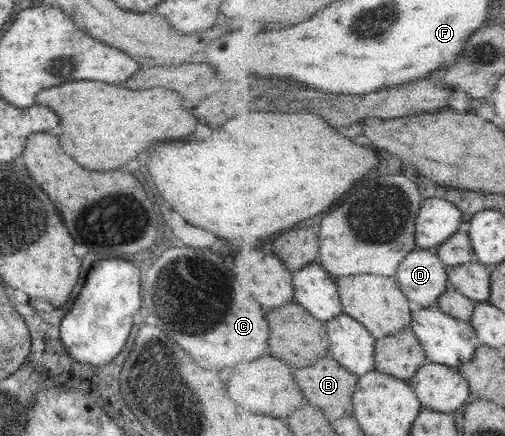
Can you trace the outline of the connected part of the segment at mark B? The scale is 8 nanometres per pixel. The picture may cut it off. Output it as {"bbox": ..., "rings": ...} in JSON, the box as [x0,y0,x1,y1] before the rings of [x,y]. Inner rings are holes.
{"bbox":[295,359,361,419],"rings":[[[319,359],[311,368],[297,370],[295,378],[308,402],[320,406],[327,418],[340,419],[354,414],[353,392],[361,376],[349,372],[337,360]]]}

